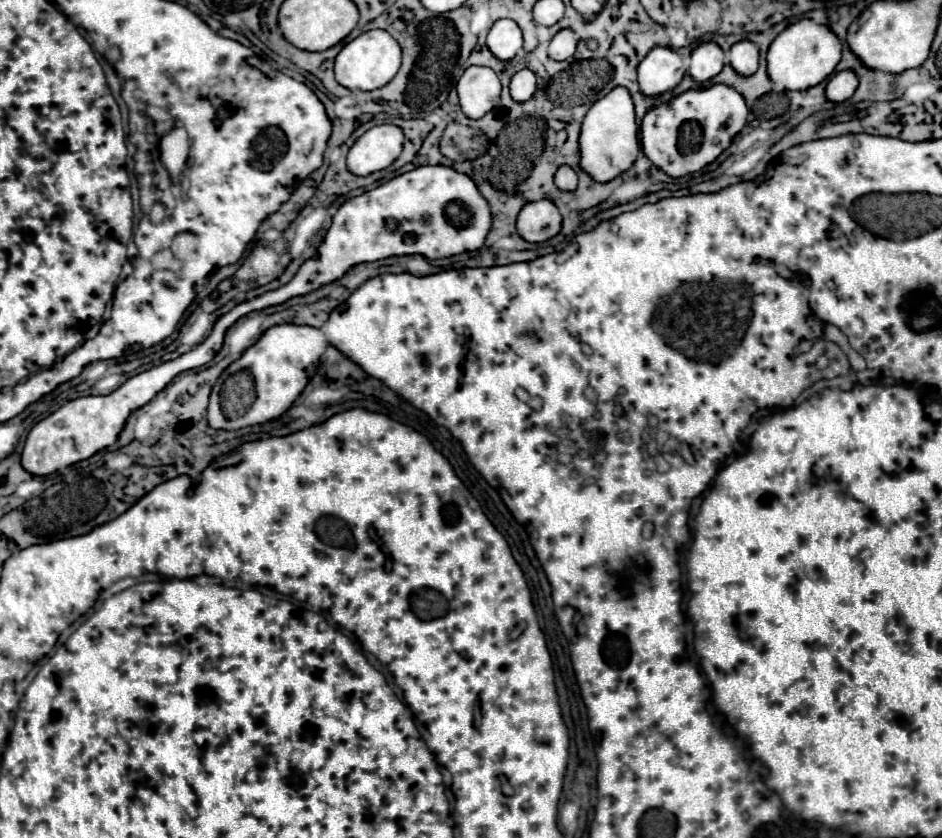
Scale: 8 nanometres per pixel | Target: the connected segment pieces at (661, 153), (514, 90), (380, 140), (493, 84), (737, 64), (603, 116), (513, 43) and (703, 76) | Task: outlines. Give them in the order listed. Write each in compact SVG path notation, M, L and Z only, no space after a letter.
M717 83L707 89L689 89L645 113L641 121L641 147L661 171L671 177L683 177L715 161L745 127L747 115L745 99L729 85Z
M521 69L513 75L509 87L511 87L511 97L515 101L527 101L533 97L537 89L537 77L531 69Z
M375 125L365 131L347 153L347 167L353 175L371 175L387 169L403 149L403 129L397 125Z
M469 67L457 81L457 93L463 113L469 119L481 119L491 111L501 95L501 83L489 67Z
M743 39L729 49L729 65L739 75L753 75L759 65L759 49L753 41Z
M625 87L611 89L603 99L599 99L583 119L581 125L581 169L587 171L595 181L611 181L619 173L627 171L639 153L637 143L637 123L633 111L631 93Z
M509 19L495 21L495 25L491 27L491 31L487 35L487 47L495 57L499 57L503 61L513 59L517 55L517 51L523 47L521 29L517 29L517 23L509 21Z
M705 41L697 49L693 49L691 65L689 65L687 73L695 81L703 83L703 81L715 77L723 69L723 65L725 65L725 51L717 43Z

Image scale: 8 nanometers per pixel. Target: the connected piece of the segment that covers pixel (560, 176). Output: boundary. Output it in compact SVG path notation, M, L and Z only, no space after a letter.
M561 165L555 173L555 185L563 191L573 191L577 187L577 173L569 165Z

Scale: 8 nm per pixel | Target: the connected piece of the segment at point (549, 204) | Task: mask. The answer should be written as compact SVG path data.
M531 201L521 209L519 217L517 231L529 243L543 243L561 229L561 213L553 201Z

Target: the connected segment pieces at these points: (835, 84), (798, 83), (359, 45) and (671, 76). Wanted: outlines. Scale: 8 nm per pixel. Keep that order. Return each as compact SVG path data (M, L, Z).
M843 69L829 79L825 95L829 101L841 103L841 101L847 101L855 93L857 85L859 85L859 81L857 81L857 75L853 73L853 69Z
M799 19L797 23L785 27L771 43L767 51L767 73L785 89L807 89L821 83L835 71L841 59L841 49L843 45L829 25L815 23L813 19Z
M383 29L361 33L357 39L347 43L335 57L335 79L339 85L351 91L373 91L387 85L401 67L401 47Z
M653 47L639 63L639 87L645 95L659 95L677 87L685 75L685 63L671 47Z

